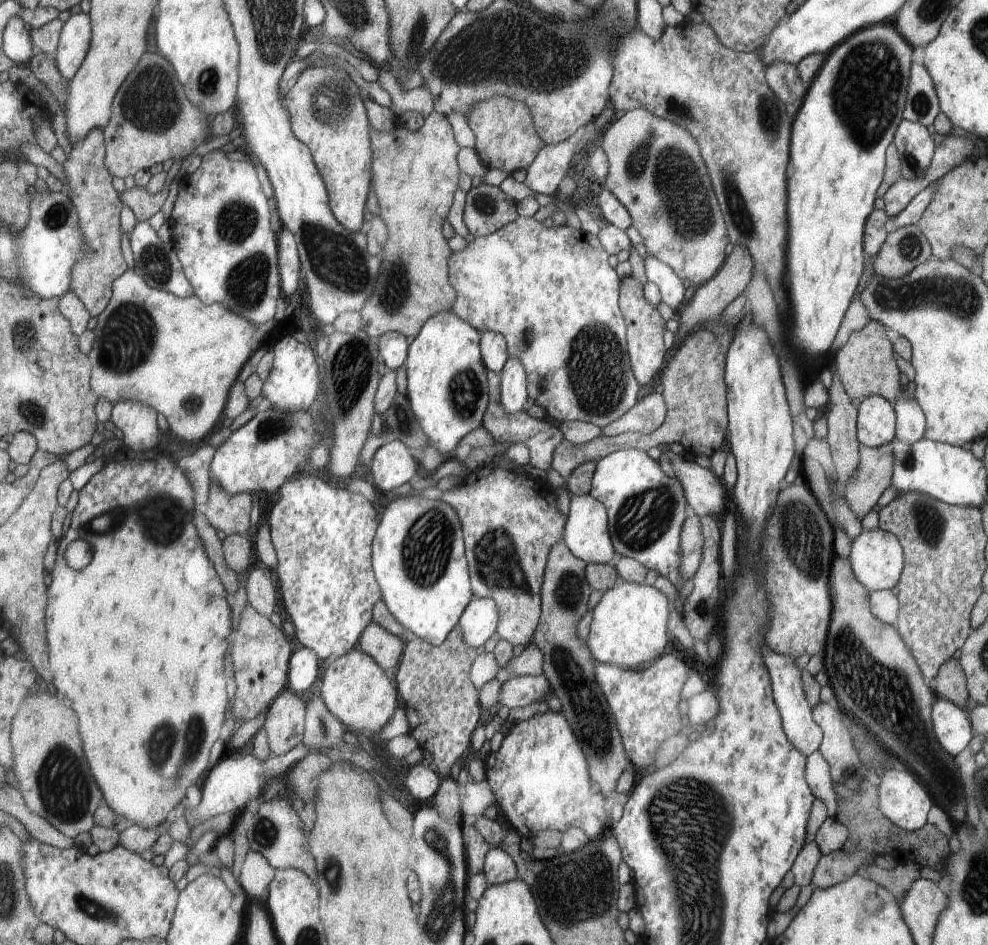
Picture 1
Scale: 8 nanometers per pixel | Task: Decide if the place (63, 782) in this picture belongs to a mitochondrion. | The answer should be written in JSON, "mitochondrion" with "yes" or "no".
{"mitochondrion":"yes"}

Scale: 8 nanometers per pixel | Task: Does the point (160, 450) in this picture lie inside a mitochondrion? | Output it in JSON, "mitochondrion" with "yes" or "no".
{"mitochondrion":"no"}

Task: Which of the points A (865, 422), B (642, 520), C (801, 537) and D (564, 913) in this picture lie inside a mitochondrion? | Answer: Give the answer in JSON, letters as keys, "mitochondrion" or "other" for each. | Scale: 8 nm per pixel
{"A":"other","B":"mitochondrion","C":"mitochondrion","D":"mitochondrion"}

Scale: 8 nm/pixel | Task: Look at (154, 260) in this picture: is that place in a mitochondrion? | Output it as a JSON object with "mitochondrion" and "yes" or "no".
{"mitochondrion":"yes"}

